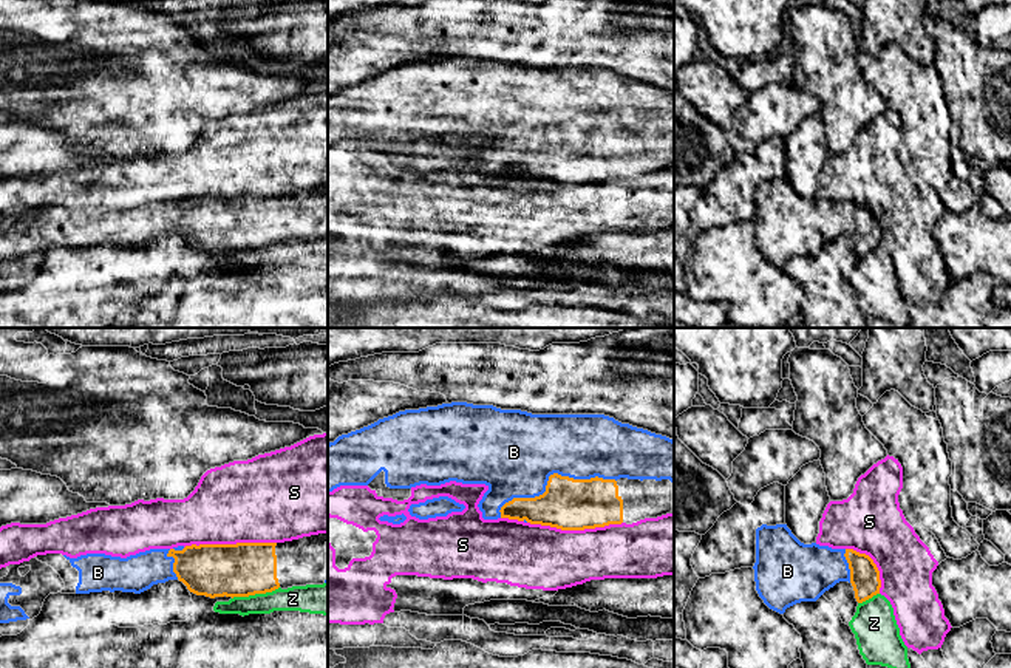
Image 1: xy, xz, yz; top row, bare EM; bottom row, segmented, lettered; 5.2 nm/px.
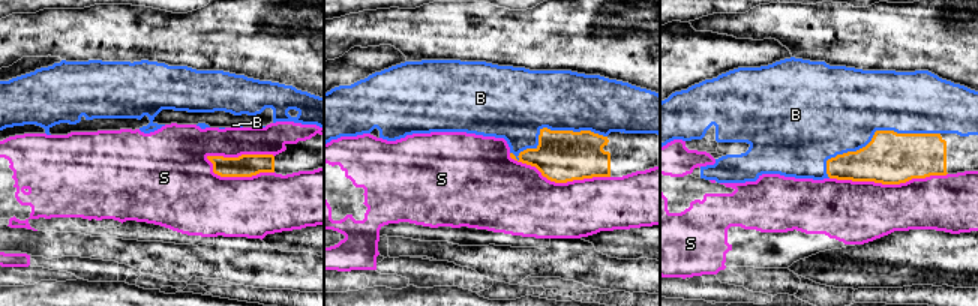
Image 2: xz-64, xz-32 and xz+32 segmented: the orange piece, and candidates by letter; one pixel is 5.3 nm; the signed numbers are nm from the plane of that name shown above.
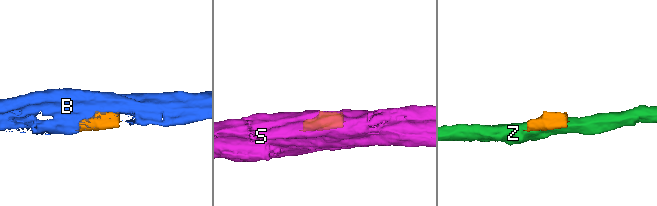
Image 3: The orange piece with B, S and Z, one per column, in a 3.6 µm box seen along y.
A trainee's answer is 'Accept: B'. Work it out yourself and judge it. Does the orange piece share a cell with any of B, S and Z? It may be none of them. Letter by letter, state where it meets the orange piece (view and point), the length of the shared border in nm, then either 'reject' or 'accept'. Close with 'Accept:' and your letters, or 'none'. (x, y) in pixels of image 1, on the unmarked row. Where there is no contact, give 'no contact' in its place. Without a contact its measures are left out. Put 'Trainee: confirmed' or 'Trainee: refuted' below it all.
B: meets orange in xz at (549, 130); contact 650 nm long; accept
S: meets orange in xz at (575, 183); contact 500 nm long; reject
Z: meets orange in xy at (255, 246); contact 260 nm long; reject
Accept: B
Trainee: confirmed

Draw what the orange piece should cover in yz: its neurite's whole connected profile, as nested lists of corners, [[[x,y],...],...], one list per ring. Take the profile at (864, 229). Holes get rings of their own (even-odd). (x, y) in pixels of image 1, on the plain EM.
[[[787,178],[756,182],[756,244],[764,257],[784,268],[801,255],[816,255],[839,235],[853,240],[863,257],[880,247],[880,224],[873,213],[853,203],[801,196]]]

